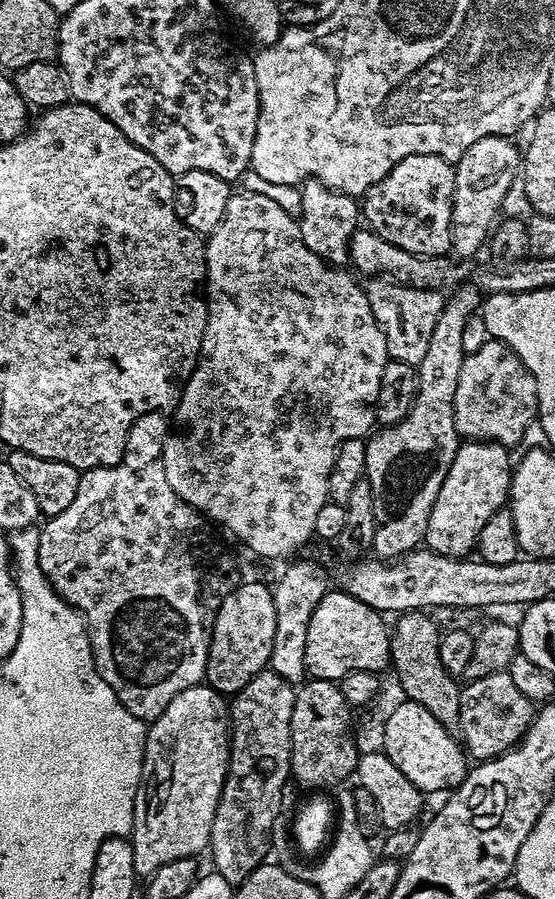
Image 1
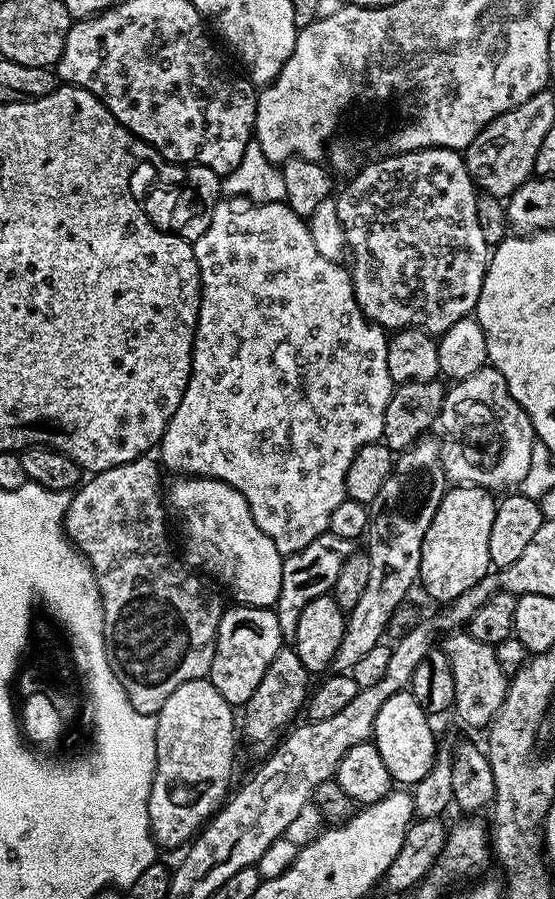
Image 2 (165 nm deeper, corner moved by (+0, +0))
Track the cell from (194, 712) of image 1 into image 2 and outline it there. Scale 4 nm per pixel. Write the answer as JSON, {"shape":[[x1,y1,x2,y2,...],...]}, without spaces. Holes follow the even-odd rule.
{"shape":[[207,679,195,680,170,694,166,706,152,720,152,773,146,790,144,833,149,849,164,858,172,858,189,848,214,822,229,795,232,784,232,763,236,760,238,716,233,705,218,694]]}

